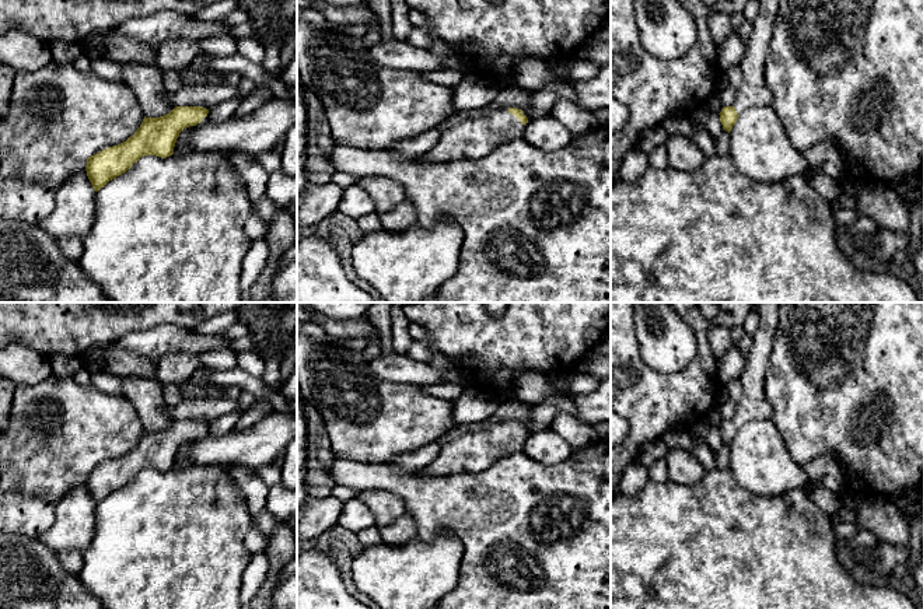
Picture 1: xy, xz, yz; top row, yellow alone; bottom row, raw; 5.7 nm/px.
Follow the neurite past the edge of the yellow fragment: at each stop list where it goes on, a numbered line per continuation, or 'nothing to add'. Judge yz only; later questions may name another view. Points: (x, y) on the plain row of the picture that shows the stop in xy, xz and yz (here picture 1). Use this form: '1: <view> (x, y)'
1: yz (752, 406)

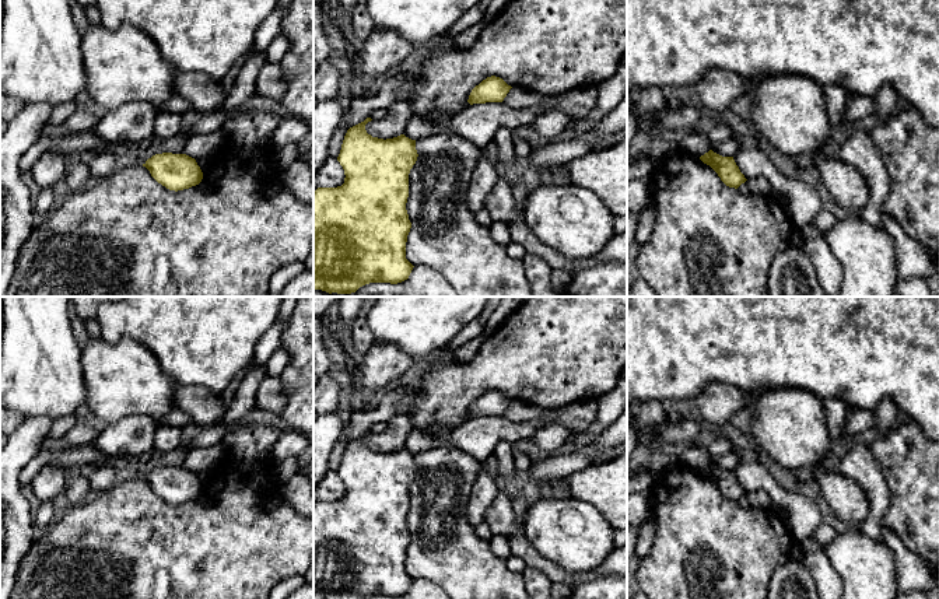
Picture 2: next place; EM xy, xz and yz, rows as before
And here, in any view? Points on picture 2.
nothing to add

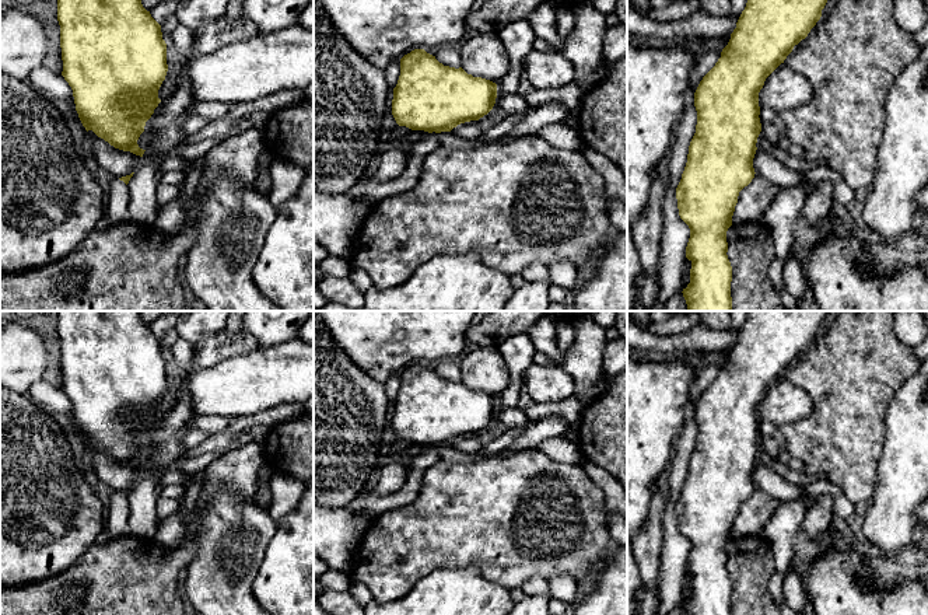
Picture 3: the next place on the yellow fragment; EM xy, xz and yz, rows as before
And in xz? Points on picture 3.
nothing to add

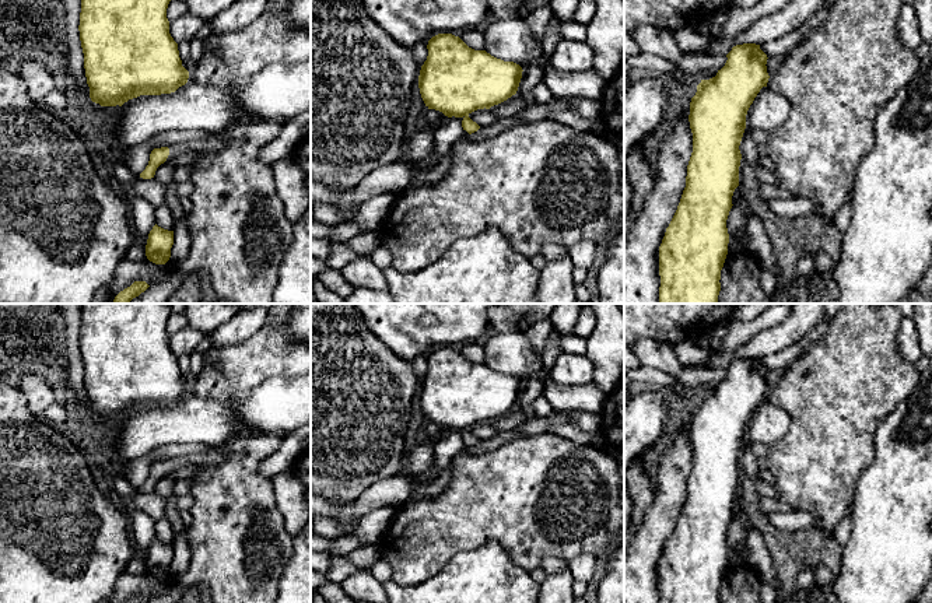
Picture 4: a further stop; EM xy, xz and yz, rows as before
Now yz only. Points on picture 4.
nothing to add

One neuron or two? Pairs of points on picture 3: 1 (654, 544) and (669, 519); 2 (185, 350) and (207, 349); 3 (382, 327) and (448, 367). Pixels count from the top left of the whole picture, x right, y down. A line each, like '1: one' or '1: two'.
1: two
2: two
3: two

